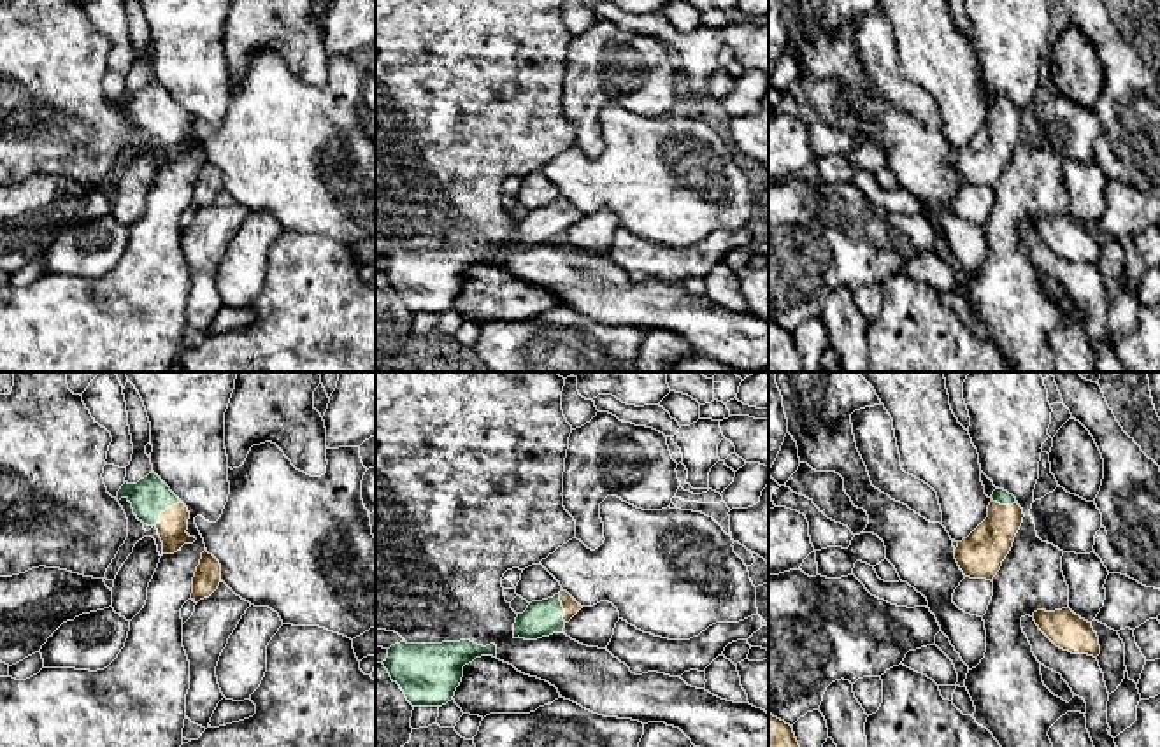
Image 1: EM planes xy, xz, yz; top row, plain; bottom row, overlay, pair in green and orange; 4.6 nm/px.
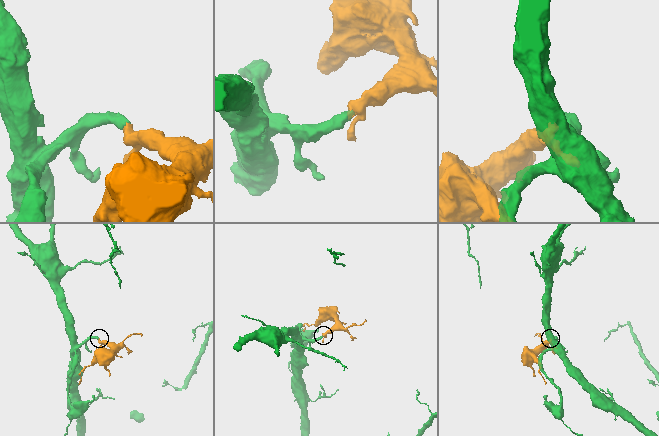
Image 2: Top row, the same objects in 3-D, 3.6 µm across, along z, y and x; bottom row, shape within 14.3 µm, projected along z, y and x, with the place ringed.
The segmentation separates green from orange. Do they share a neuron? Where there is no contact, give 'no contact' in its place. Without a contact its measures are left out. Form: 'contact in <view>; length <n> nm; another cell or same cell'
contact in xy; length 170 nm; same cell

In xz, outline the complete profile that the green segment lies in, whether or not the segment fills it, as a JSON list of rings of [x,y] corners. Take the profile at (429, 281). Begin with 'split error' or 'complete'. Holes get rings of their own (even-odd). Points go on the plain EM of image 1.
complete; [[[470,247],[442,251],[400,249],[388,256],[383,268],[393,289],[412,314],[442,314],[453,307],[463,274],[481,263],[497,263],[497,253]]]

